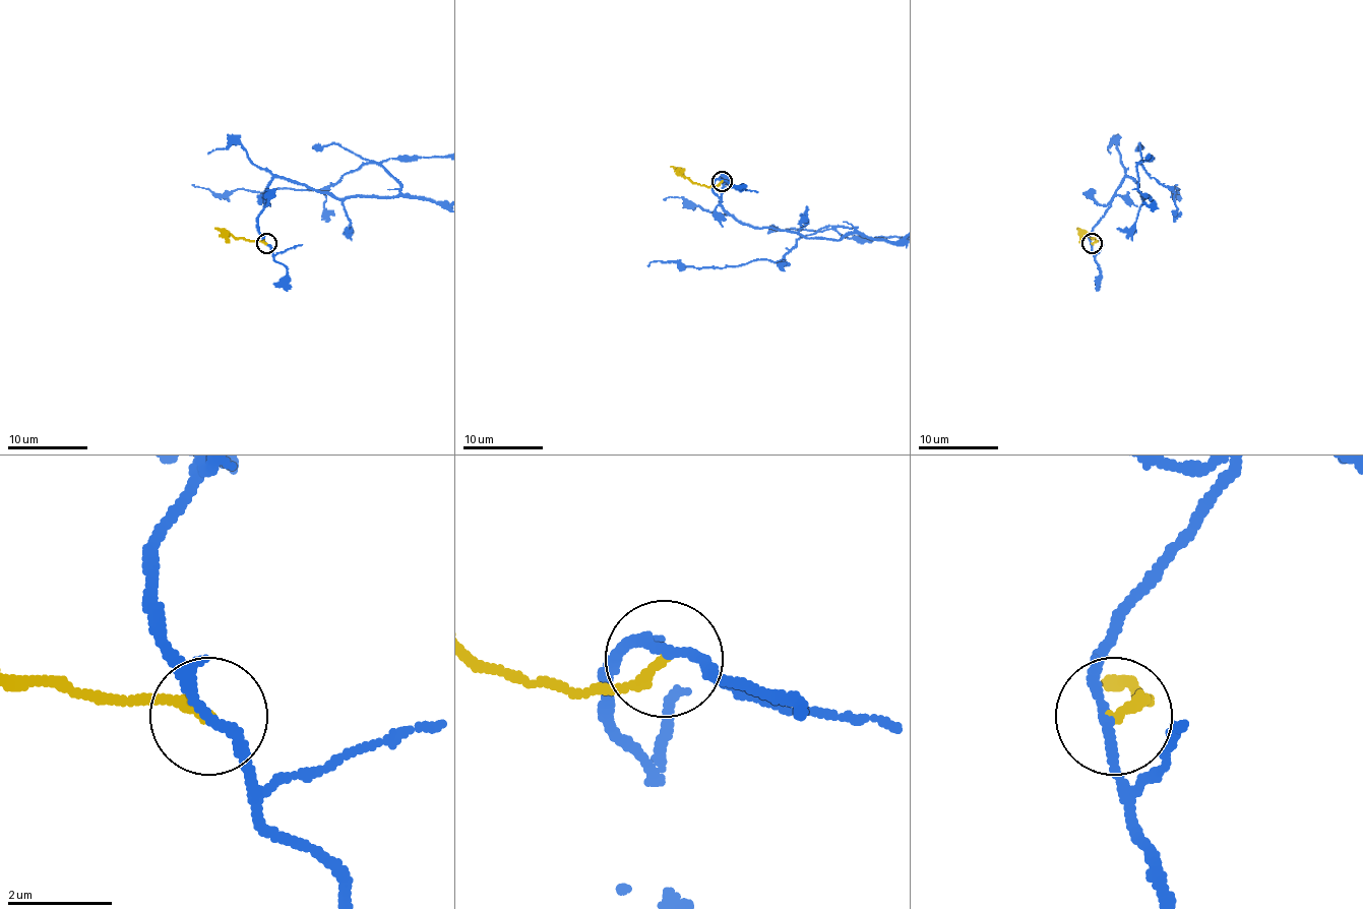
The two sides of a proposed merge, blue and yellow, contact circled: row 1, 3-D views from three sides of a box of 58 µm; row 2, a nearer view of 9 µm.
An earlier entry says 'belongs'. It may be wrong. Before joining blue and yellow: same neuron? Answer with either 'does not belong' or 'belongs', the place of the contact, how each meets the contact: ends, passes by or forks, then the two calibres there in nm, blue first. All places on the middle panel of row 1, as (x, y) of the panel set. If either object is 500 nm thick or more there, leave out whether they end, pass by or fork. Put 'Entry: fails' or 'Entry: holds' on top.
Entry: holds
belongs; place (722, 181); blue passes by; yellow ends; calibres 190 and 200 nm

